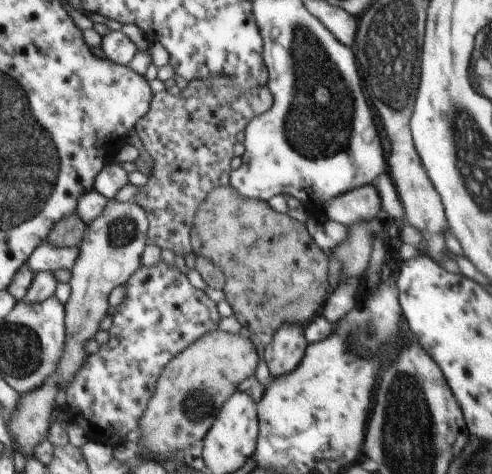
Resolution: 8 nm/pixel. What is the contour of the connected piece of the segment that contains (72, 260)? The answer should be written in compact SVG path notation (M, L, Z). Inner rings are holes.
M42 242L28 257L26 264L34 274L40 271L60 270L60 268L71 270L78 260L78 255L77 246L60 248L48 242Z

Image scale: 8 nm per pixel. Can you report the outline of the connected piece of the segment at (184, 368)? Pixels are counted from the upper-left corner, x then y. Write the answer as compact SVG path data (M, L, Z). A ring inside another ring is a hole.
M214 330L202 335L163 368L152 398L138 421L142 452L152 451L167 457L183 454L194 440L203 438L214 424L222 405L238 385L254 375L258 351L248 333L230 334Z

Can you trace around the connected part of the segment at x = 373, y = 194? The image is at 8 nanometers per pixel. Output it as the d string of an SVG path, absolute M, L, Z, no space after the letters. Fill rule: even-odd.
M367 184L341 195L326 203L327 218L348 225L383 216L381 200L374 184Z

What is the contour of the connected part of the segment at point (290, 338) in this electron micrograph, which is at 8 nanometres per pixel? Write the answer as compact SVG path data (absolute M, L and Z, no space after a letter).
M283 324L272 334L272 341L265 347L264 360L273 378L292 372L300 364L309 345L304 328L299 324Z

